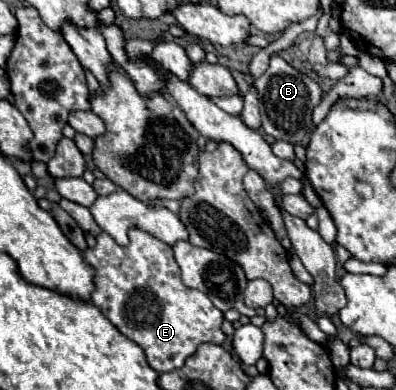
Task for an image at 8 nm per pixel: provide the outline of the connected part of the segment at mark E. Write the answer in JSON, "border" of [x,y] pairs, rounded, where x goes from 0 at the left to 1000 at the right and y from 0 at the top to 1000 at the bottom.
{"border":[[[343,582],[323,592],[323,613],[328,623],[308,633],[273,597],[253,597],[242,628],[212,644],[217,669],[242,690],[232,777],[258,808],[364,895],[374,936],[399,956],[460,941],[510,879],[561,885],[571,869],[556,844],[566,803],[515,751],[465,736],[434,633]]]}

